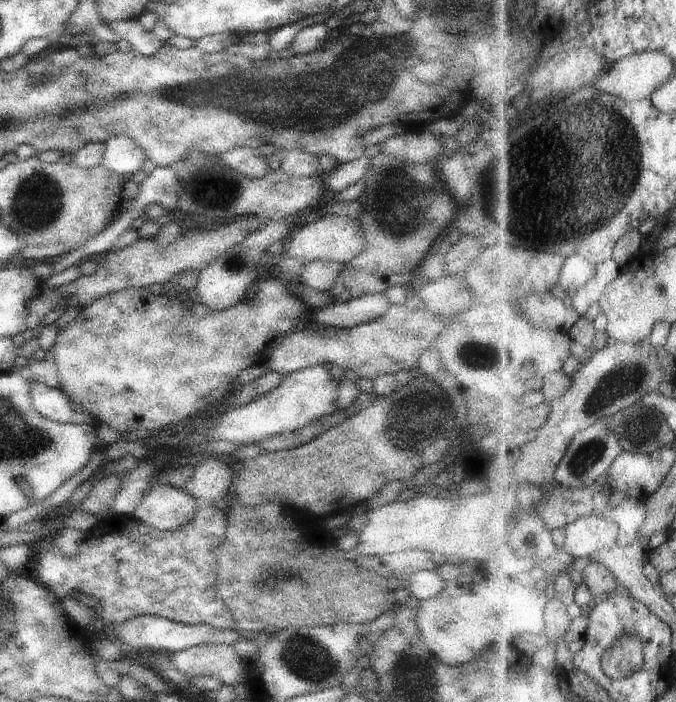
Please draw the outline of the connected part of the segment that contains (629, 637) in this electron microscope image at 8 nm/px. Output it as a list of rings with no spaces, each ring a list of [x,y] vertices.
[[[626,632],[618,644],[612,646],[612,654],[602,658],[603,666],[614,678],[623,679],[636,674],[646,659],[645,644],[638,634]]]

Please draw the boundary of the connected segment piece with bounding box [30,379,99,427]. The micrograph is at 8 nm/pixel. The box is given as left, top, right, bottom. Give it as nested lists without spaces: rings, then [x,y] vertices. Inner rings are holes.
[[[34,379],[30,381],[30,396],[36,410],[46,418],[63,423],[89,424],[99,426],[90,413],[79,413],[72,409],[71,402],[61,389],[53,389]]]

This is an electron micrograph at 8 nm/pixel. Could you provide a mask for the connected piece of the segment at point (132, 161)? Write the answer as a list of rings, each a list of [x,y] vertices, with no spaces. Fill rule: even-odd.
[[[116,136],[108,138],[105,144],[104,160],[101,163],[108,170],[120,175],[133,175],[143,170],[148,155],[136,140],[132,140],[130,136]]]

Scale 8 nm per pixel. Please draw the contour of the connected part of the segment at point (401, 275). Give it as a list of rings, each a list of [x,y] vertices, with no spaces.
[[[382,150],[370,160],[366,194],[359,200],[364,210],[357,217],[364,228],[366,250],[347,262],[340,272],[336,286],[328,292],[332,305],[366,293],[385,293],[392,286],[413,289],[413,280],[419,275],[428,250],[456,216],[456,200],[440,182],[438,165],[438,160],[423,163],[400,160]]]

